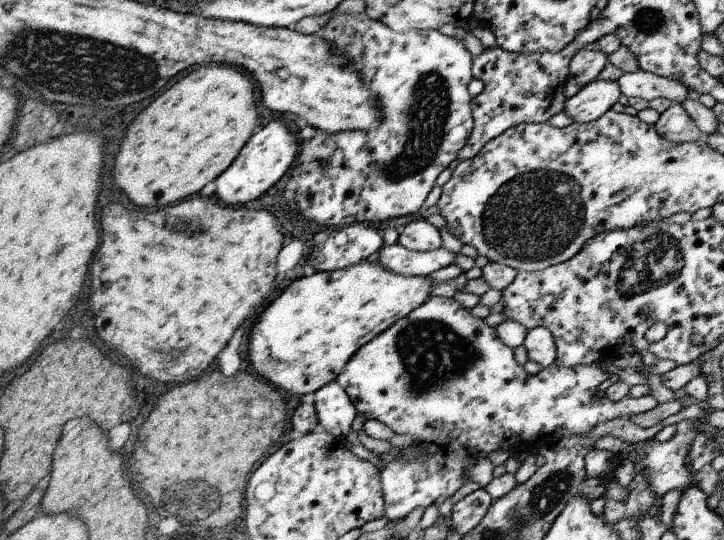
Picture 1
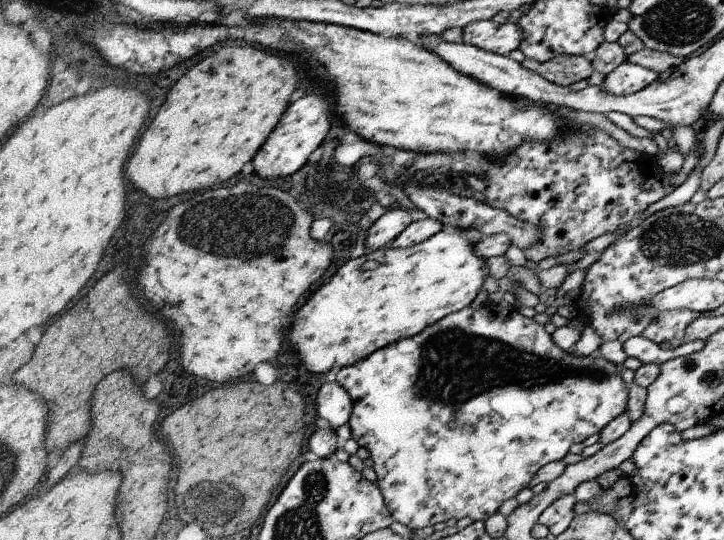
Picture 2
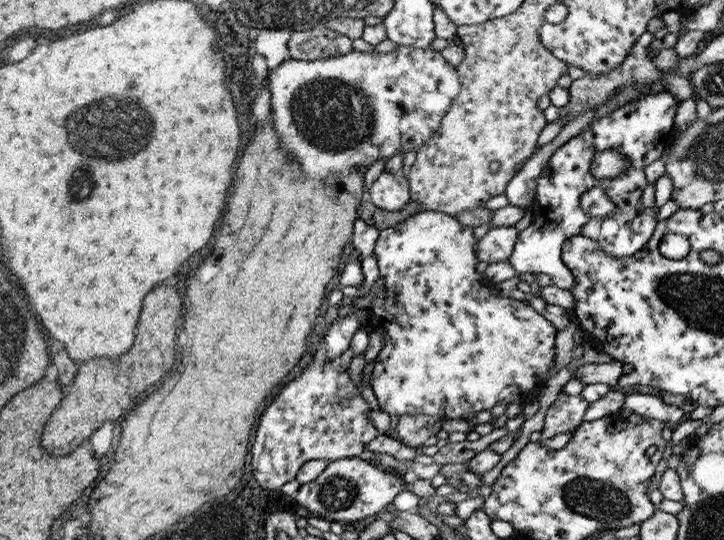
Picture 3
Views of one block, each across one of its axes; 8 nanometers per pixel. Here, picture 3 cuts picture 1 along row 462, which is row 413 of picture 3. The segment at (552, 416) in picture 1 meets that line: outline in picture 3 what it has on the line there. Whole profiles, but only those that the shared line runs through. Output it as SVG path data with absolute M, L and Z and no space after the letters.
M431 210L419 211L398 225L379 231L379 237L375 242L374 257L377 260L380 280L374 283L374 287L370 290L374 301L368 310L370 314L369 328L380 330L382 338L384 338L383 347L377 354L371 368L371 386L378 399L378 406L383 412L399 418L404 415L438 416L441 420L448 421L453 418L474 418L483 410L492 410L498 402L503 401L506 406L513 402L524 406L534 402L534 400L539 400L540 391L544 388L546 381L552 377L549 370L553 367L555 359L554 346L556 346L558 329L527 303L513 300L510 297L494 295L495 284L492 284L492 281L488 280L484 273L478 274L476 271L477 265L480 263L475 255L477 240L473 226L462 224L450 215Z

